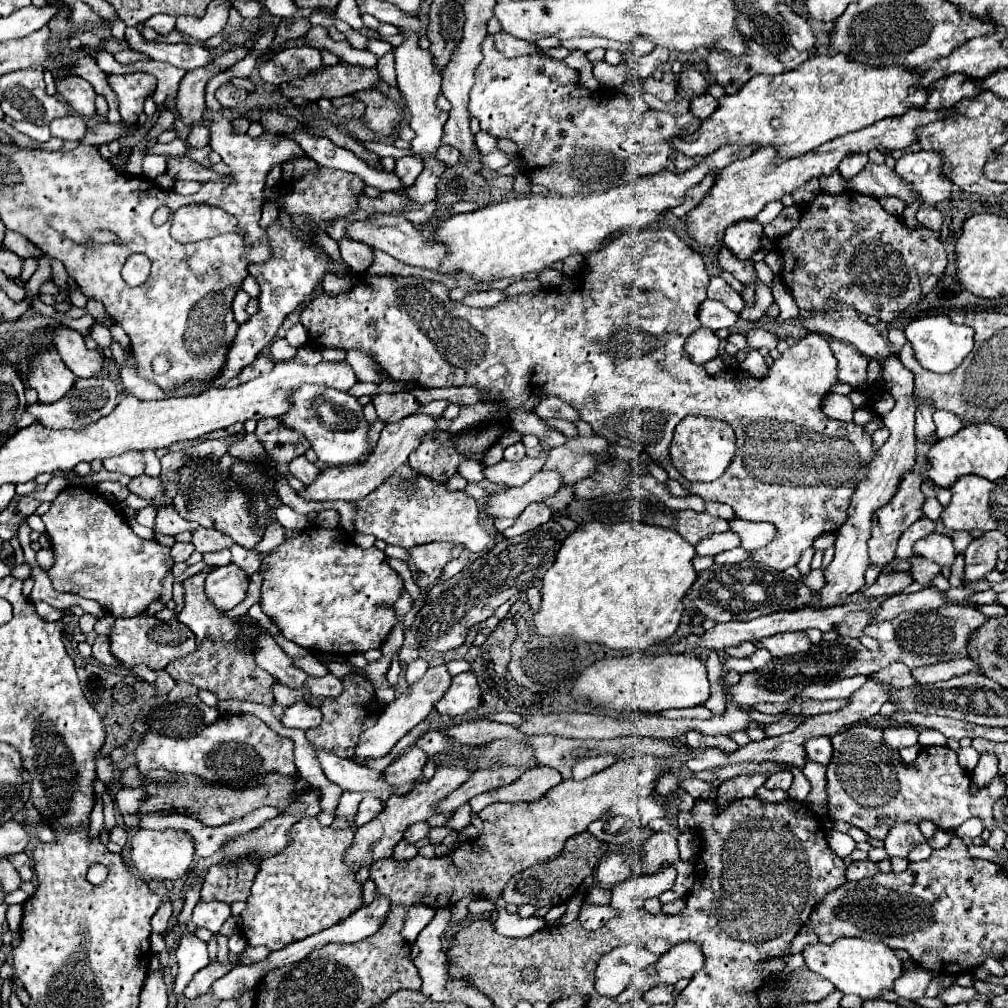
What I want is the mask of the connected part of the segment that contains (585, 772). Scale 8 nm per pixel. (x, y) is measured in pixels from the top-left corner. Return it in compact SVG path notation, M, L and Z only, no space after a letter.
M601 754L599 756L585 757L575 768L573 768L573 780L585 780L607 766L611 766L617 761L617 758L611 754Z

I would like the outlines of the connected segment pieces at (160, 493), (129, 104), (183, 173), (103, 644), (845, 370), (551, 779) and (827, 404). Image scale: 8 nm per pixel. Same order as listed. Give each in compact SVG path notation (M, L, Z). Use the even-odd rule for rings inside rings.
M137 476L131 480L129 490L139 494L141 498L145 498L147 502L151 502L151 506L155 508L165 508L165 506L173 506L173 498L169 498L165 494L165 488L161 484L159 478L151 478L151 476Z
M135 72L135 74L109 74L107 76L113 92L117 94L119 100L119 112L123 122L127 124L135 124L139 114L143 112L143 102L147 98L147 94L151 90L155 90L157 78L143 74L143 72Z
M169 156L167 172L169 172L175 180L209 182L209 180L213 180L213 178L221 178L219 174L215 174L215 172L209 170L209 168L203 168L201 164L197 164L197 162L191 160L189 156Z
M97 636L93 642L93 658L99 660L101 664L113 666L113 656L109 654L109 646L107 646L107 636Z
M829 340L831 352L835 354L837 362L839 362L839 382L847 382L855 388L861 388L867 396L875 398L875 390L865 386L865 372L867 372L867 364L869 358L865 358L863 354L857 354L857 350L845 342L837 342L837 340Z
M537 766L525 772L517 782L511 786L503 786L501 790L491 790L485 794L479 794L477 798L471 798L471 812L479 814L485 806L495 802L537 802L541 800L551 788L559 786L563 782L561 774L555 768L549 766Z
M827 394L823 398L823 412L835 420L843 420L843 422L849 422L853 420L853 412L855 412L855 406L851 404L851 400L847 396L841 396L841 394Z

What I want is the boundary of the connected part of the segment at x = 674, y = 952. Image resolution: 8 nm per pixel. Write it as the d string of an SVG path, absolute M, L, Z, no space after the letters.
M681 942L659 958L659 984L675 984L679 978L691 978L697 970L703 968L703 962L705 956L701 944Z

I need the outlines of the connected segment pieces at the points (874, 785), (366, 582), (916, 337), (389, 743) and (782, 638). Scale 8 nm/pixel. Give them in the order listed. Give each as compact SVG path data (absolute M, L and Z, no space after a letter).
M865 724L849 726L849 728L837 732L835 736L831 736L831 742L833 742L833 758L827 766L827 796L829 796L827 804L829 804L829 816L833 820L849 822L849 824L865 830L871 838L883 840L887 830L891 828L891 824L897 820L919 822L919 820L927 818L933 824L937 824L941 830L953 830L953 828L959 828L971 816L979 816L985 822L985 826L991 828L991 838L988 839L989 848L993 848L993 850L1003 848L1005 832L1001 832L999 828L993 828L993 812L991 812L993 802L995 802L993 794L997 794L997 800L999 800L1007 788L999 776L987 788L979 789L977 793L971 794L967 772L957 764L957 756L951 748L935 746L933 754L927 750L921 750L917 756L917 762L907 766L901 762L901 756L897 750L893 750L891 746L885 746L883 730L875 728L875 726L865 726Z
M311 526L311 528L307 528L307 530L301 530L301 532L293 534L293 536L289 536L289 538L283 538L283 542L263 558L261 568L263 568L263 570L261 570L261 576L263 576L261 608L263 608L263 612L273 620L273 624L281 630L281 634L283 634L287 640L291 640L291 642L295 642L297 646L303 646L303 648L307 648L307 650L311 650L311 652L327 652L327 654L331 654L331 652L341 652L341 650L345 652L347 648L349 648L349 652L353 652L353 650L355 650L355 652L367 652L367 650L371 650L371 648L381 648L383 642L385 642L385 638L387 638L387 634L389 634L389 630L391 630L393 624L395 624L395 608L393 608L393 604L395 604L395 600L399 598L399 592L401 592L401 588L403 588L403 582L401 582L399 574L387 564L385 552L377 550L375 546L373 546L373 548L367 548L367 550L355 546L355 544L347 538L347 534L345 534L341 528Z
M947 316L917 318L905 328L905 336L913 346L915 360L923 368L927 368L931 372L939 372L939 374L955 370L967 358L967 354L973 350L973 328L969 328L965 324L953 324Z
M439 664L439 666L431 666L419 682L415 682L413 686L409 686L399 698L395 698L395 700L391 702L391 706L385 708L385 712L381 714L381 718L377 720L375 726L367 728L367 730L359 736L359 744L357 744L355 756L353 756L351 760L357 762L357 764L361 764L361 766L365 766L365 762L367 762L369 758L383 758L383 756L387 756L387 754L391 752L391 748L393 748L411 728L415 728L421 720L427 718L427 714L433 710L435 702L441 700L441 696L443 696L445 690L449 688L449 682L451 682L451 676L449 676L449 672L447 672L445 666L441 666L441 664Z
M785 632L785 634L775 634L775 636L769 636L769 638L757 640L755 646L767 648L773 656L783 658L783 656L803 654L805 650L809 650L811 640L805 632Z

